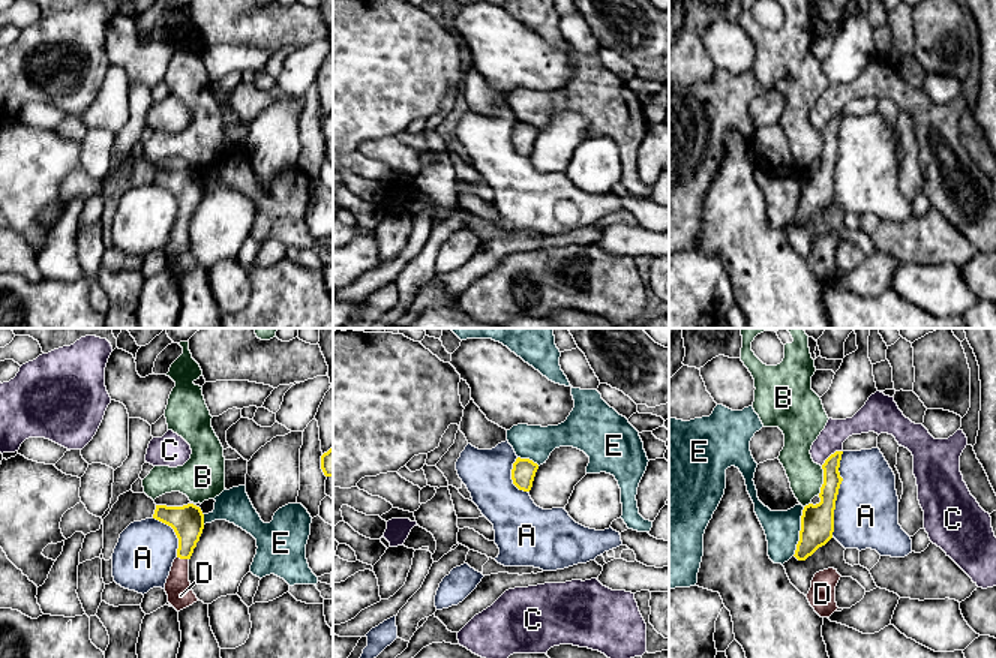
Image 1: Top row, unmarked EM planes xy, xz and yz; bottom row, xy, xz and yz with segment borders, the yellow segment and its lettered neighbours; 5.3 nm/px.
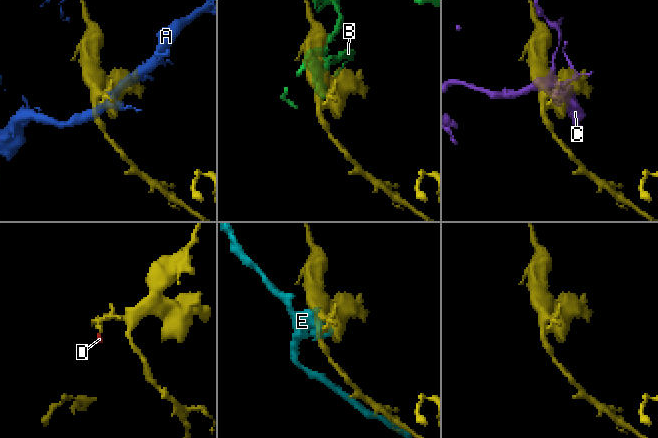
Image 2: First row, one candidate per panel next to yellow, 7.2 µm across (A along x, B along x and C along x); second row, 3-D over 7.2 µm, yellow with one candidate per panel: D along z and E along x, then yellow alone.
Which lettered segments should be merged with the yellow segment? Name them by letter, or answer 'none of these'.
D

